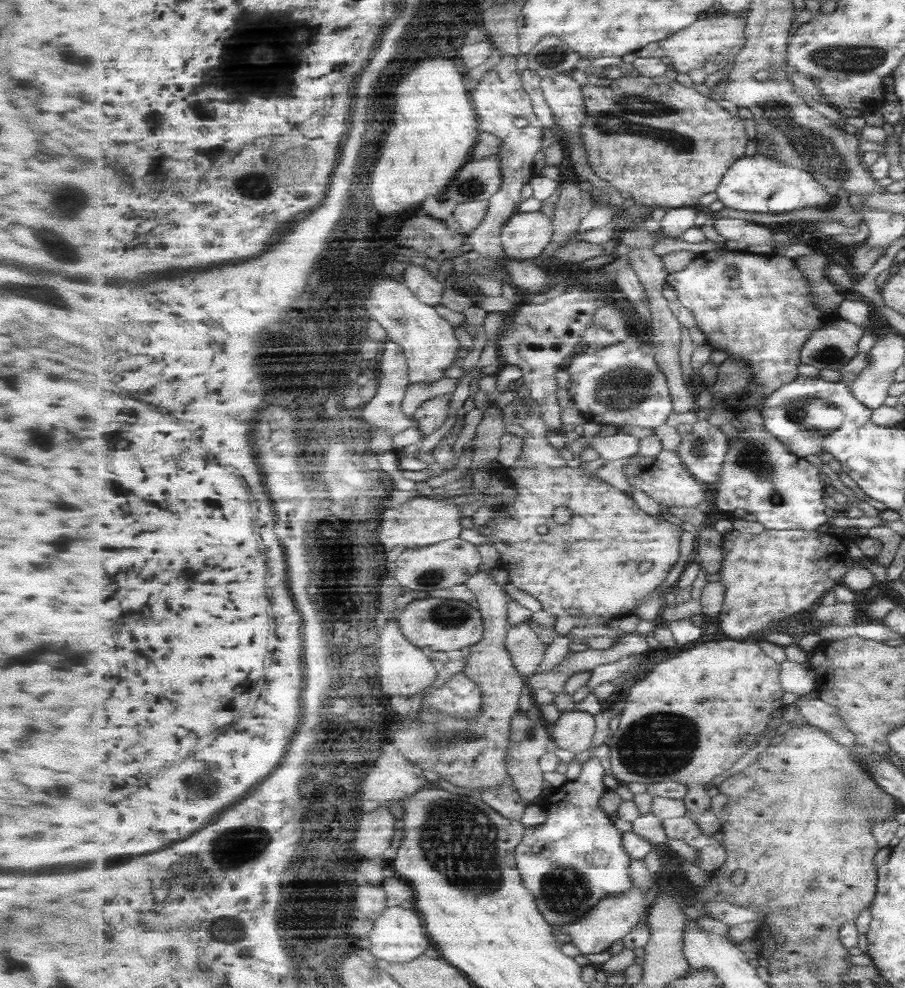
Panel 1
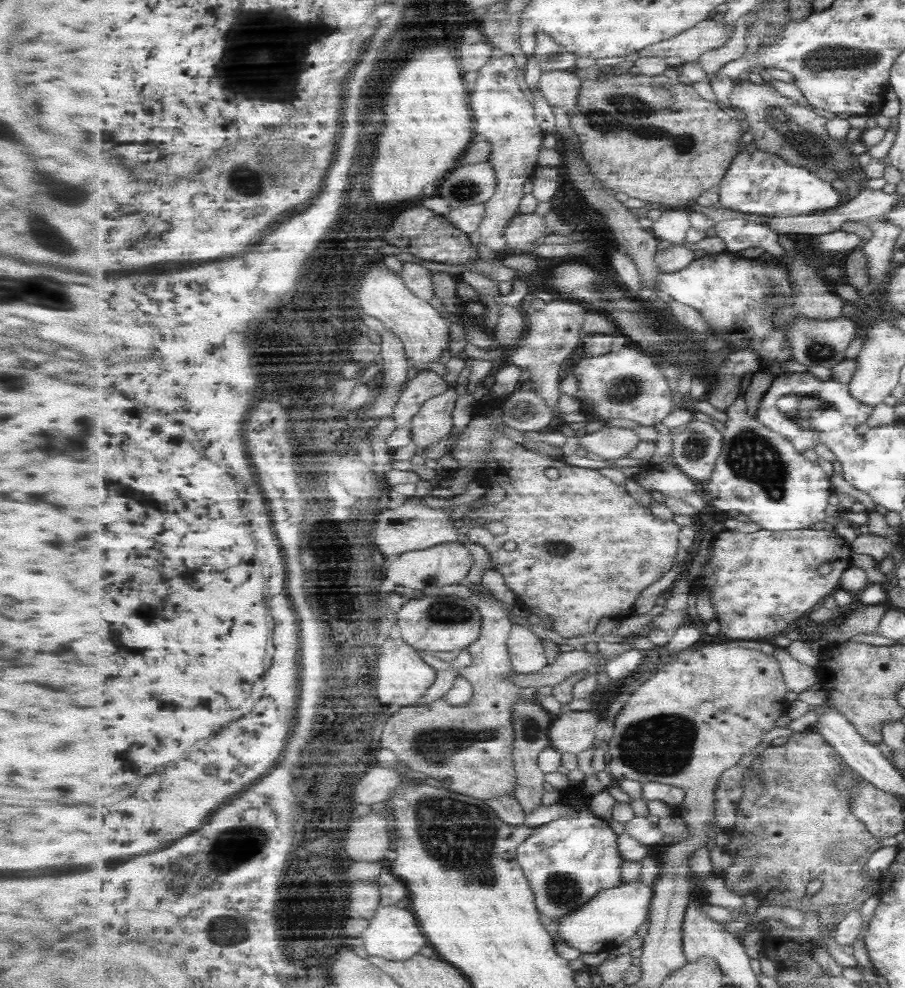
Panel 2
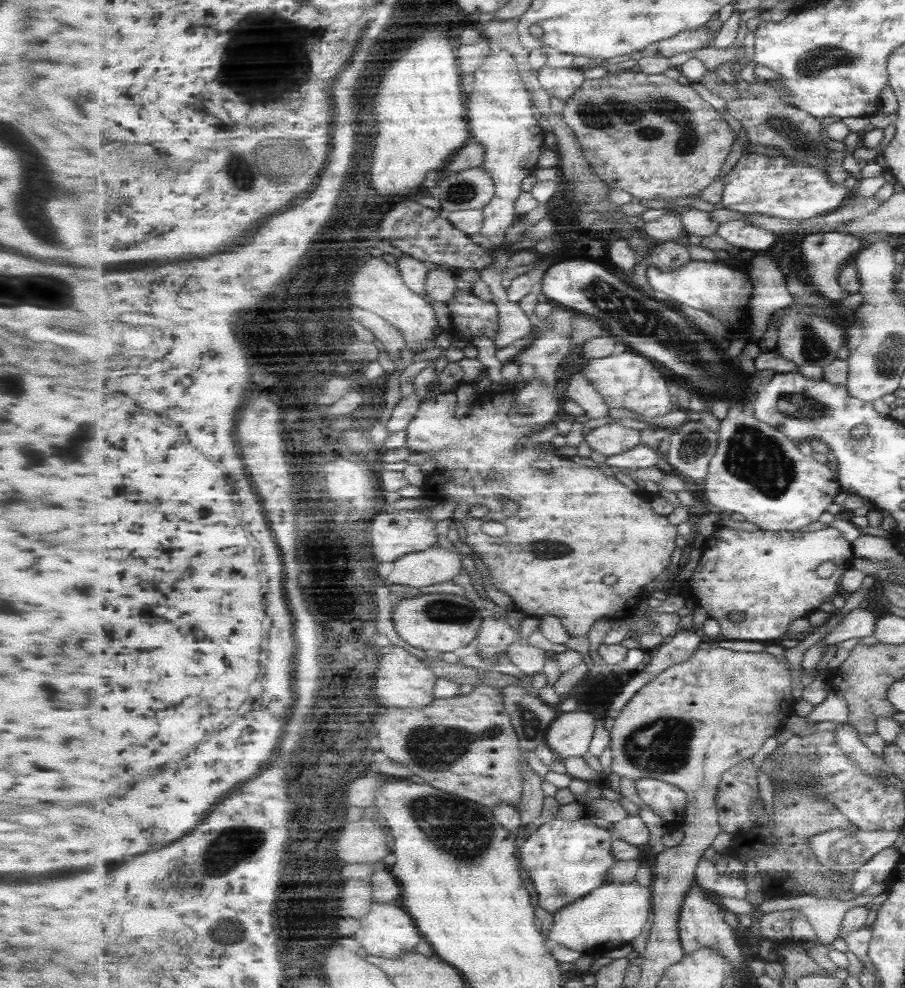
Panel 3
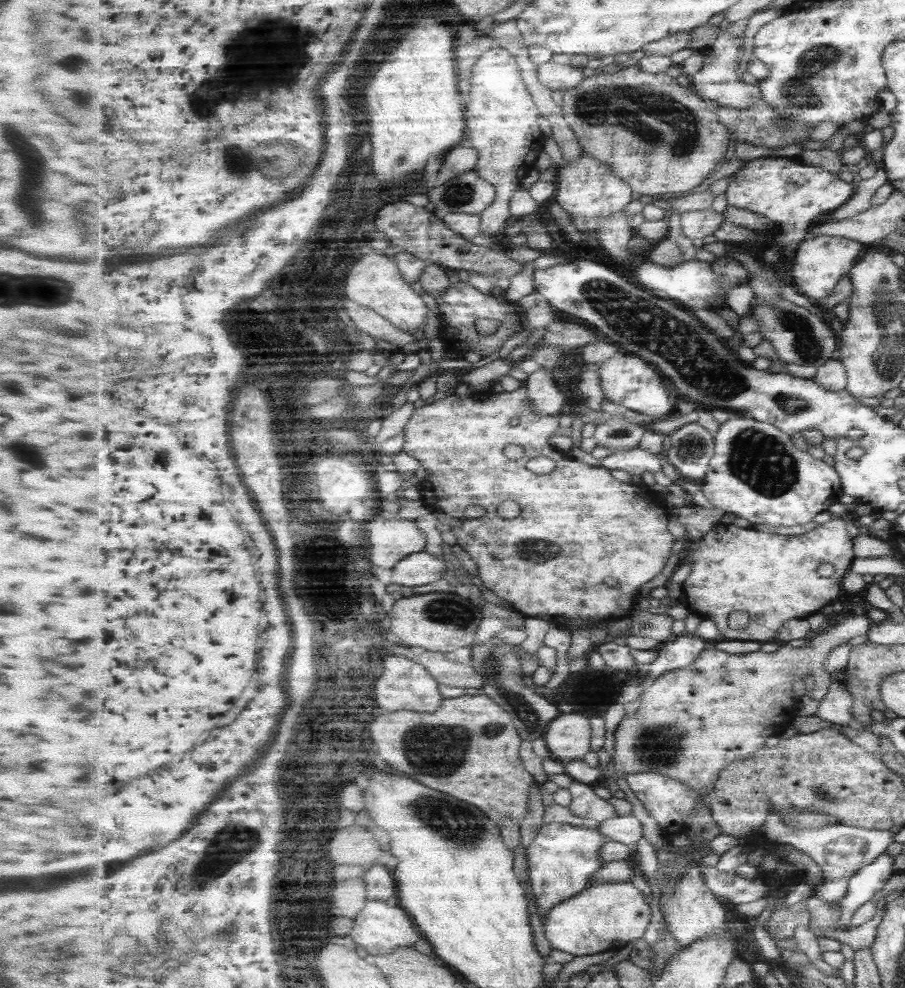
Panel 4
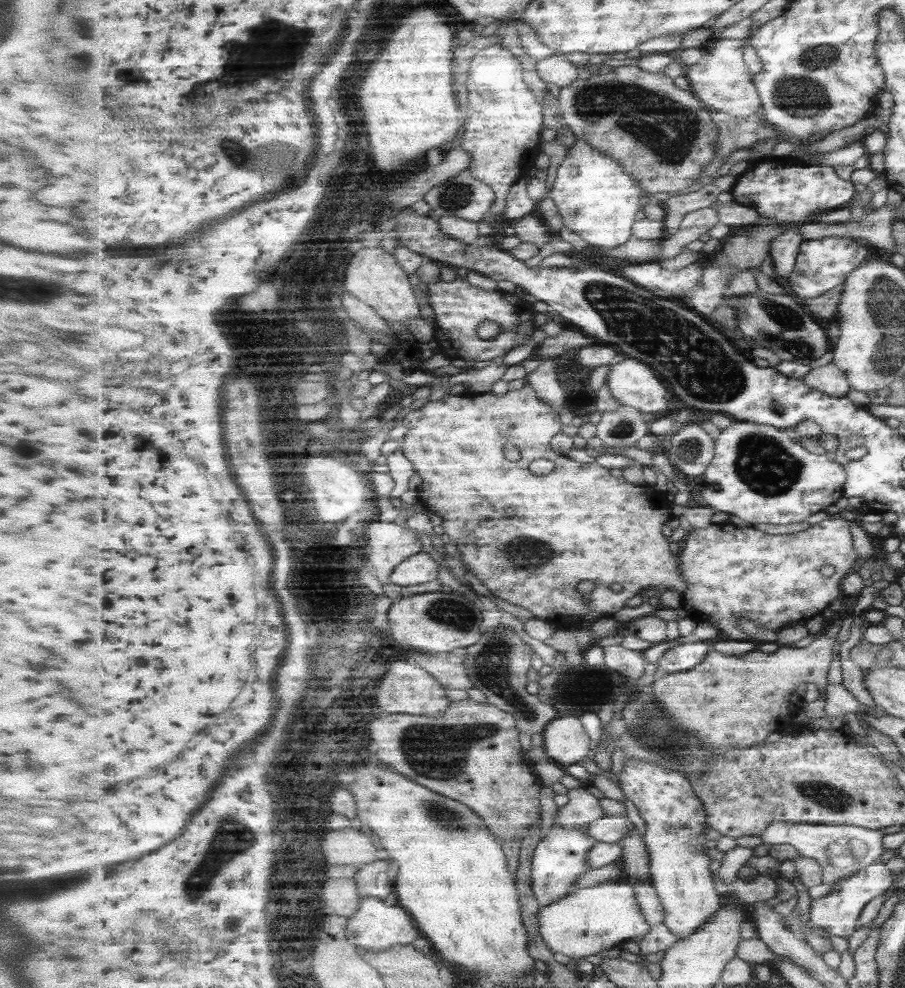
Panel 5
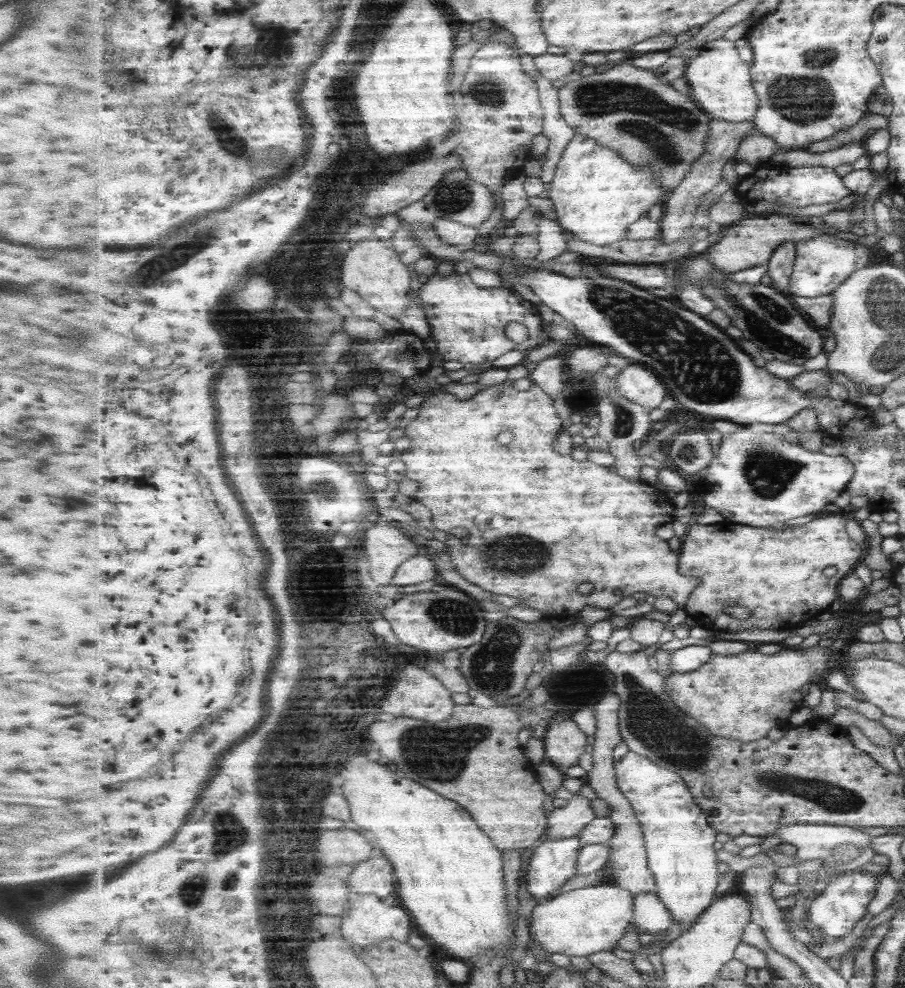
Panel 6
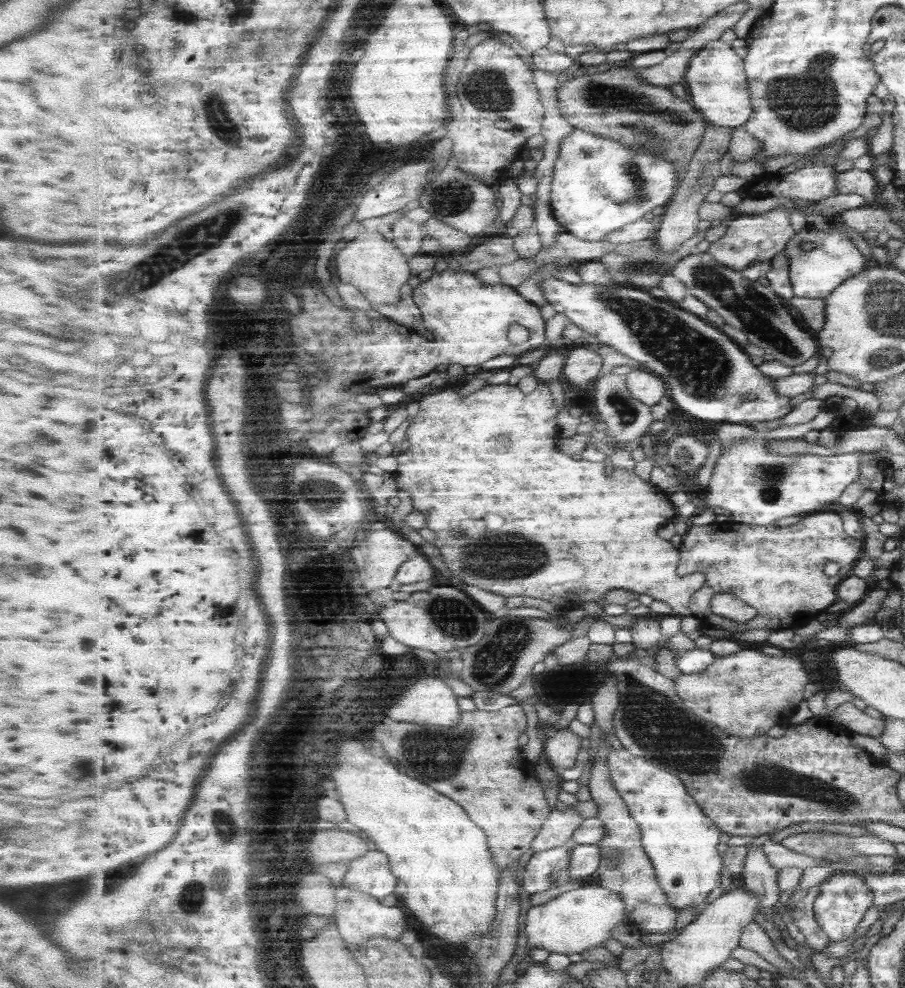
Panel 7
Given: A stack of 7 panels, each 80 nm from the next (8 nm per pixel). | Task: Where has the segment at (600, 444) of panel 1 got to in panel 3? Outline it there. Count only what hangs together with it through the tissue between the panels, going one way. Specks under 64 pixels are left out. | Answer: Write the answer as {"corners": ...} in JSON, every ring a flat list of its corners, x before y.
{"corners":[[607,423,592,429,585,437,588,446,605,457,617,456,639,446,640,430,627,428,619,423]]}

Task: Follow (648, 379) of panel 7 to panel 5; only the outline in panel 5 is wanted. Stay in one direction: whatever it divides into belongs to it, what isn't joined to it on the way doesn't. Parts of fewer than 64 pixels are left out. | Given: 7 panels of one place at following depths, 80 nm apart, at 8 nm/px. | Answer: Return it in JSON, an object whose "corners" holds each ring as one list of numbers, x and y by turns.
{"corners":[[627,358,623,362,618,362,611,367,607,377,607,386,610,394,625,406,632,406,643,413,659,414,667,410,667,390,665,380,655,372,654,368,649,368,647,363,640,360]]}

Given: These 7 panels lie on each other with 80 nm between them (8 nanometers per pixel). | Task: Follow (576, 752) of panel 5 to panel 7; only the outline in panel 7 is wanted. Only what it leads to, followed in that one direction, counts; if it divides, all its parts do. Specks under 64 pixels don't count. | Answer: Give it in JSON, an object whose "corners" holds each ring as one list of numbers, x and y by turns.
{"corners":[[568,727,551,730,550,737,543,744,543,755,549,768,557,770,575,767,581,752,583,738,574,734]]}

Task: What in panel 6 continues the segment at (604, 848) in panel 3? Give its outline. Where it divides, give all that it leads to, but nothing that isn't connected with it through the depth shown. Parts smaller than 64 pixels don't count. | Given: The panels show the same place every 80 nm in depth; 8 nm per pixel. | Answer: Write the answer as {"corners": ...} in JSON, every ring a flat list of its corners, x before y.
{"corners":[[575,836,551,839,536,846,530,857,528,874,529,892,540,902,547,901,551,894,562,892,578,872,578,858,584,847]]}

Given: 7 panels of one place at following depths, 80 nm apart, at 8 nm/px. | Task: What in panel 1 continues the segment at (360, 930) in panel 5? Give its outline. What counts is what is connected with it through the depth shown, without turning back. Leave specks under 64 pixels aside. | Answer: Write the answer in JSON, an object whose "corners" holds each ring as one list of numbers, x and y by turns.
{"corners":[[388,906,387,910,374,921,368,940,371,943,369,950,373,956,378,960,391,962,391,964,406,964,419,959,427,948,433,947,424,918,416,910,398,906]]}

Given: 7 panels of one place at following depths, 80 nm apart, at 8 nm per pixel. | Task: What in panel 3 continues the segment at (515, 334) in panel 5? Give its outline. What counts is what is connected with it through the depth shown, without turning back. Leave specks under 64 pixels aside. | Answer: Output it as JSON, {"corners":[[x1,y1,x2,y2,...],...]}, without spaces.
{"corners":[[457,290,446,305,450,310,453,328,459,328,462,337,467,339,468,343,476,336,486,336,492,342,496,342,499,315,493,300,485,301,475,296,472,290]]}

